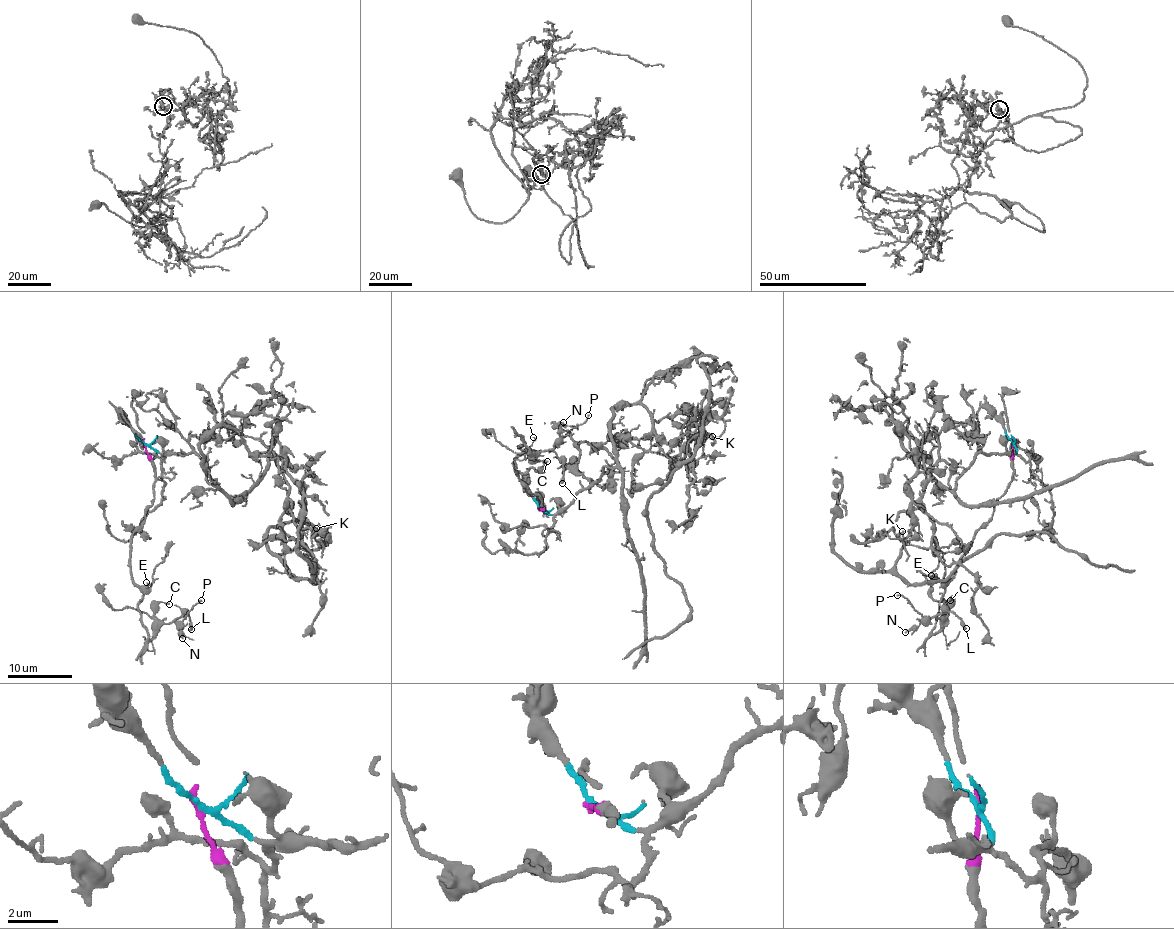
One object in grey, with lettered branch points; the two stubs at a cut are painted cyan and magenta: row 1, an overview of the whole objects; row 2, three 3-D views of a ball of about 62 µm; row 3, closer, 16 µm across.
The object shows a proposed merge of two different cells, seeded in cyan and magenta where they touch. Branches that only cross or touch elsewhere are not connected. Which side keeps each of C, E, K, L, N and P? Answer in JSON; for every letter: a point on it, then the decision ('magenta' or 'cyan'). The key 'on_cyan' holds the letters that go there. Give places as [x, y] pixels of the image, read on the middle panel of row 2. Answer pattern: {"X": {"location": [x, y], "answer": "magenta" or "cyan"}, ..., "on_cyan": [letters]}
{"C": {"location": [547, 461], "answer": "magenta"}, "E": {"location": [533, 437], "answer": "magenta"}, "K": {"location": [712, 436], "answer": "cyan"}, "L": {"location": [562, 483], "answer": "magenta"}, "N": {"location": [563, 422], "answer": "magenta"}, "P": {"location": [588, 415], "answer": "magenta"}, "on_cyan": ["K"]}

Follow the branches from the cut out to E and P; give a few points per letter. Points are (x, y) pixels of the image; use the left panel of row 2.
E: (144, 443), (155, 482), (145, 523), (133, 533), (130, 565), (131, 577), (139, 585), (150, 585), (146, 582)
P: (144, 443), (155, 482), (145, 523), (133, 533), (130, 569), (150, 640), (201, 600)

